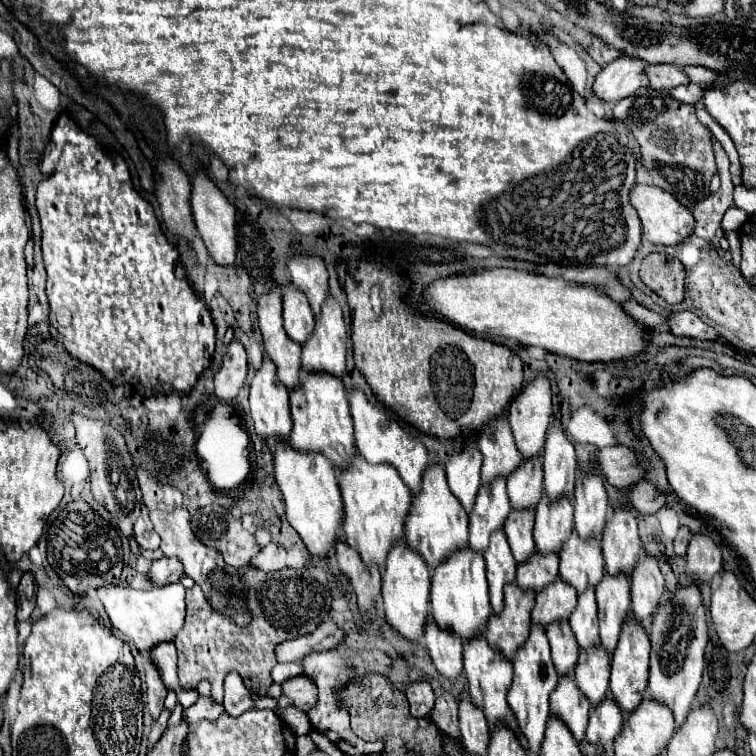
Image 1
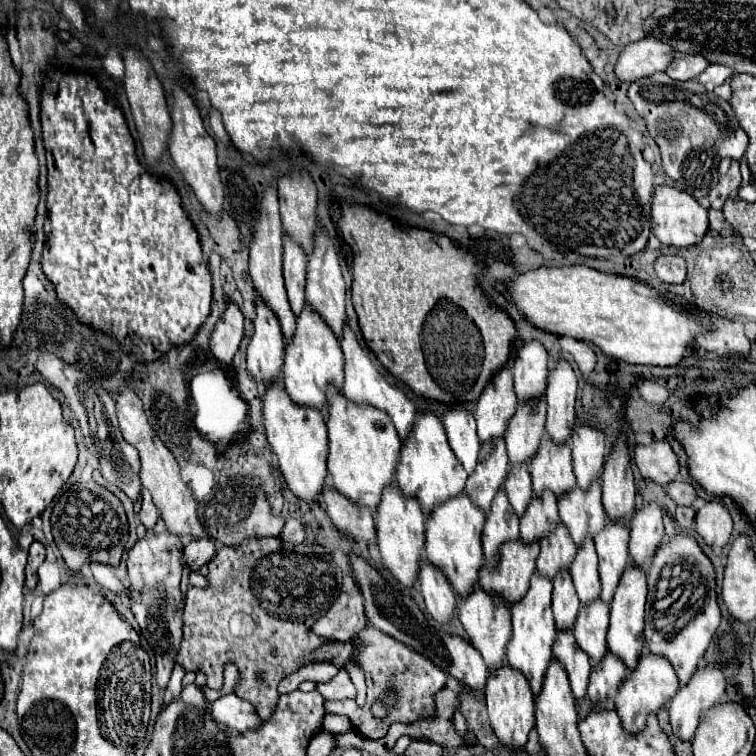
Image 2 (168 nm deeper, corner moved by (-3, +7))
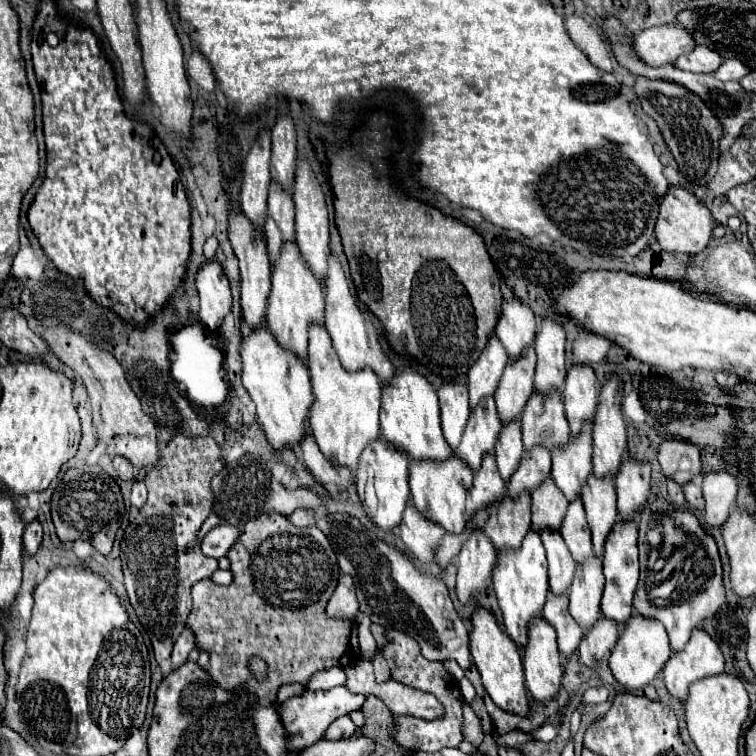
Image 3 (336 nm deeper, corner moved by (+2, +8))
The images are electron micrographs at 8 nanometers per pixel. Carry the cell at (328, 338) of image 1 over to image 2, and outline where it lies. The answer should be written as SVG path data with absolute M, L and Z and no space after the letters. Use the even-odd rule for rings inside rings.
M318 228L316 234L316 242L314 242L314 252L308 258L308 276L306 276L306 300L312 306L312 310L316 314L322 314L324 322L330 326L330 330L336 334L336 338L340 338L342 328L346 324L346 310L344 310L344 278L342 278L342 270L338 264L338 256L336 256L336 248L334 244L328 240L328 236L322 232L322 228Z

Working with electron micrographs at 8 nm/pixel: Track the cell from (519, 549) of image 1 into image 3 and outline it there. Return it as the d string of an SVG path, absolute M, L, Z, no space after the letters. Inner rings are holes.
M503 425L499 433L499 445L495 445L495 457L503 481L509 481L515 467L521 461L523 443L521 443L521 425Z

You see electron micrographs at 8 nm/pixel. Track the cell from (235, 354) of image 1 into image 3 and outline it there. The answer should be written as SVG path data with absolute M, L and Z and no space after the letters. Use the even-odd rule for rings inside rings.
M215 259L205 261L195 277L195 287L199 295L199 317L207 329L219 329L227 311L231 309L229 281L223 273L221 263Z

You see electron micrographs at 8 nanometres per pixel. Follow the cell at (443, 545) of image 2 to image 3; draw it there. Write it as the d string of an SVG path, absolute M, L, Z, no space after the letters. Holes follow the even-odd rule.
M457 453L451 455L451 461L439 461L439 465L431 465L431 461L411 461L409 465L409 487L413 503L425 517L439 523L449 533L465 531L465 493L471 487L471 481L473 473L467 469L467 465L463 465L463 459Z

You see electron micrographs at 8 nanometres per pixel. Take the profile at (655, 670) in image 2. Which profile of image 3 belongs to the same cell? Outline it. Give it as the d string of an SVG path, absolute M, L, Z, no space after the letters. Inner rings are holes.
M633 613L631 621L627 621L627 625L623 625L623 629L619 631L619 641L615 643L615 649L609 657L609 667L615 679L627 689L641 689L645 685L651 685L657 673L663 671L663 665L671 655L667 631L663 629L663 625L659 625L659 621L651 621L651 617L643 617L641 613Z

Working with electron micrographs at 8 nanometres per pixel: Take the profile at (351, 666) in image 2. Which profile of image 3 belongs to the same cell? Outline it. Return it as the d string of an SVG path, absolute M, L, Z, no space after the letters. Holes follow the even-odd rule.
M345 685L333 687L333 689L317 689L317 691L305 691L303 695L291 697L291 701L281 703L279 707L279 717L285 725L287 731L287 739L289 739L289 749L291 751L299 751L305 749L307 745L313 745L315 741L319 741L323 737L323 733L327 731L327 727L341 715L351 713L361 709L361 705L365 703L365 695L361 693L351 693Z

